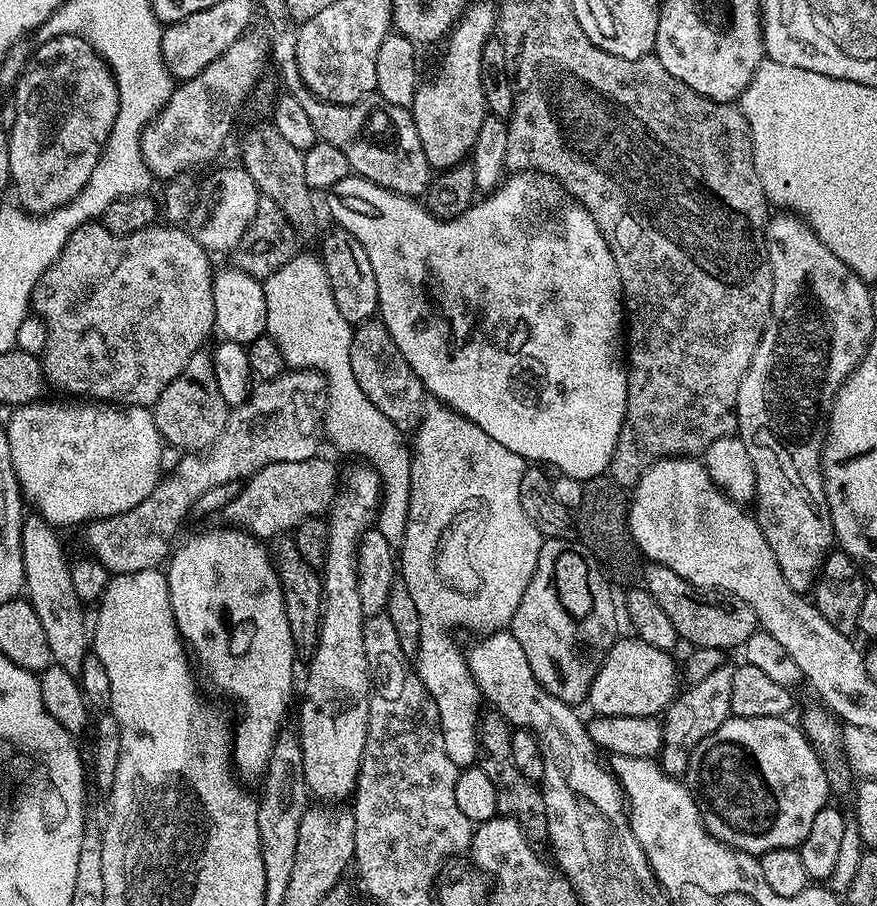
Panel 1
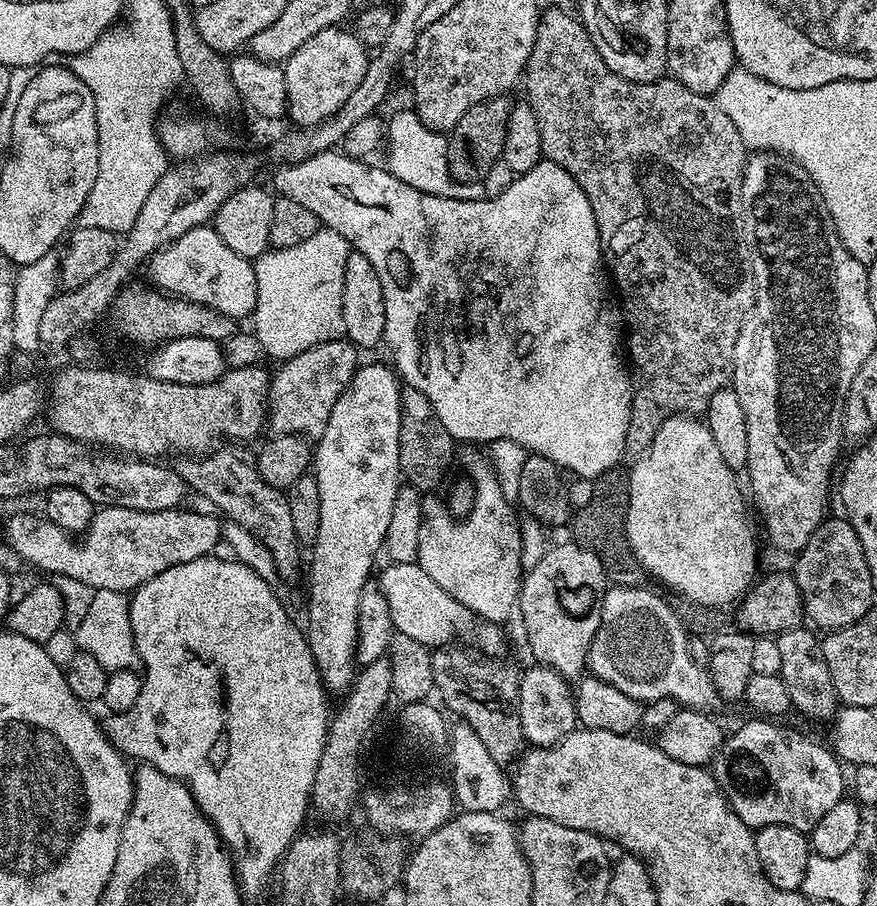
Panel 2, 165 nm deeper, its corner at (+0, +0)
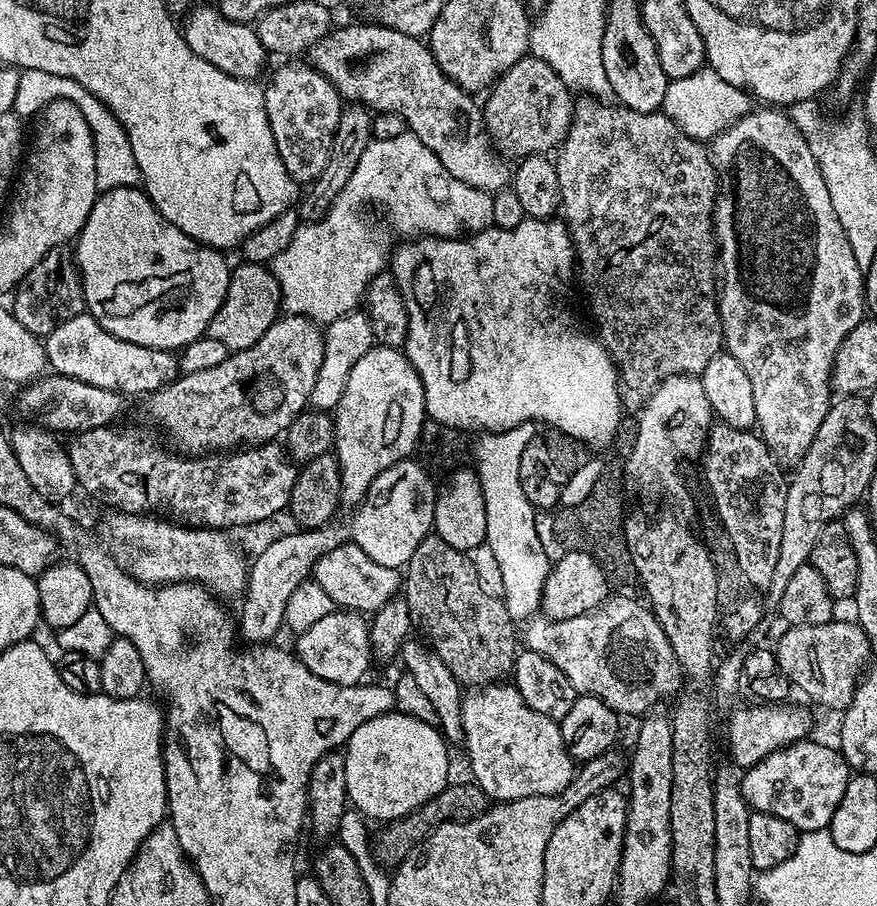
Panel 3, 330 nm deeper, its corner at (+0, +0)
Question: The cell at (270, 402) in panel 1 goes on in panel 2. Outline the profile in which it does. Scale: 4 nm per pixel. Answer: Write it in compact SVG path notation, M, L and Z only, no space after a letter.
M337 338L314 346L310 350L302 350L302 354L291 356L289 360L283 361L277 367L280 369L271 373L268 385L267 411L270 413L272 432L277 436L318 438L322 430L326 430L326 422L330 422L330 410L334 410L334 402L338 402L342 390L356 373L358 367L356 355L358 355L357 349L347 339Z

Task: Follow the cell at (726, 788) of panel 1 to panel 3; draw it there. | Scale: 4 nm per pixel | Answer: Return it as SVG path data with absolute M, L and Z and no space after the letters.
M815 738L799 740L774 754L762 758L762 762L745 771L741 792L752 812L774 814L786 818L801 833L823 832L846 794L850 769L843 754L828 744L819 744Z

